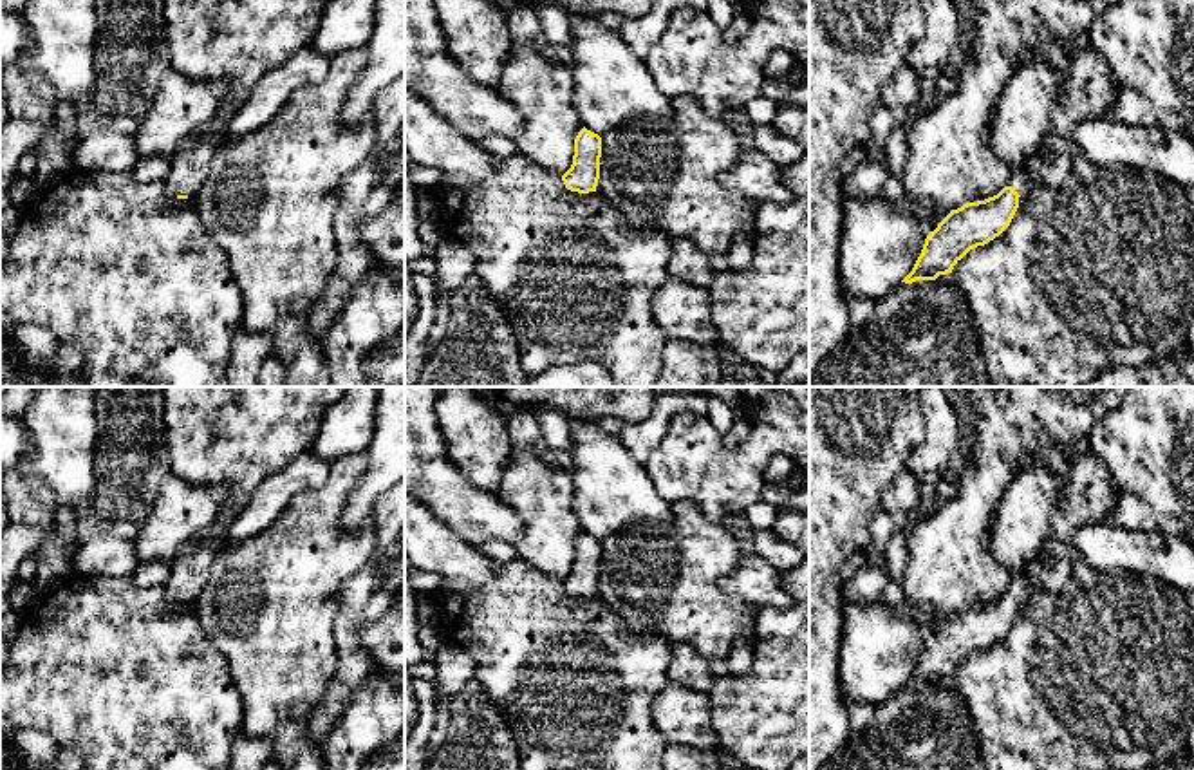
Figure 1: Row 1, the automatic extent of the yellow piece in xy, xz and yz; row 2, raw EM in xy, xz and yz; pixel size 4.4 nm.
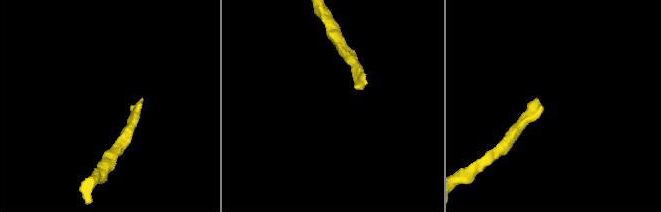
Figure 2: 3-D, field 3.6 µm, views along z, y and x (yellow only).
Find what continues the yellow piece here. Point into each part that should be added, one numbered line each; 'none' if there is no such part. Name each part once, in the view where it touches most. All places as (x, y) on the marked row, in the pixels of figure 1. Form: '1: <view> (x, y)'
1: xy (188, 169)

